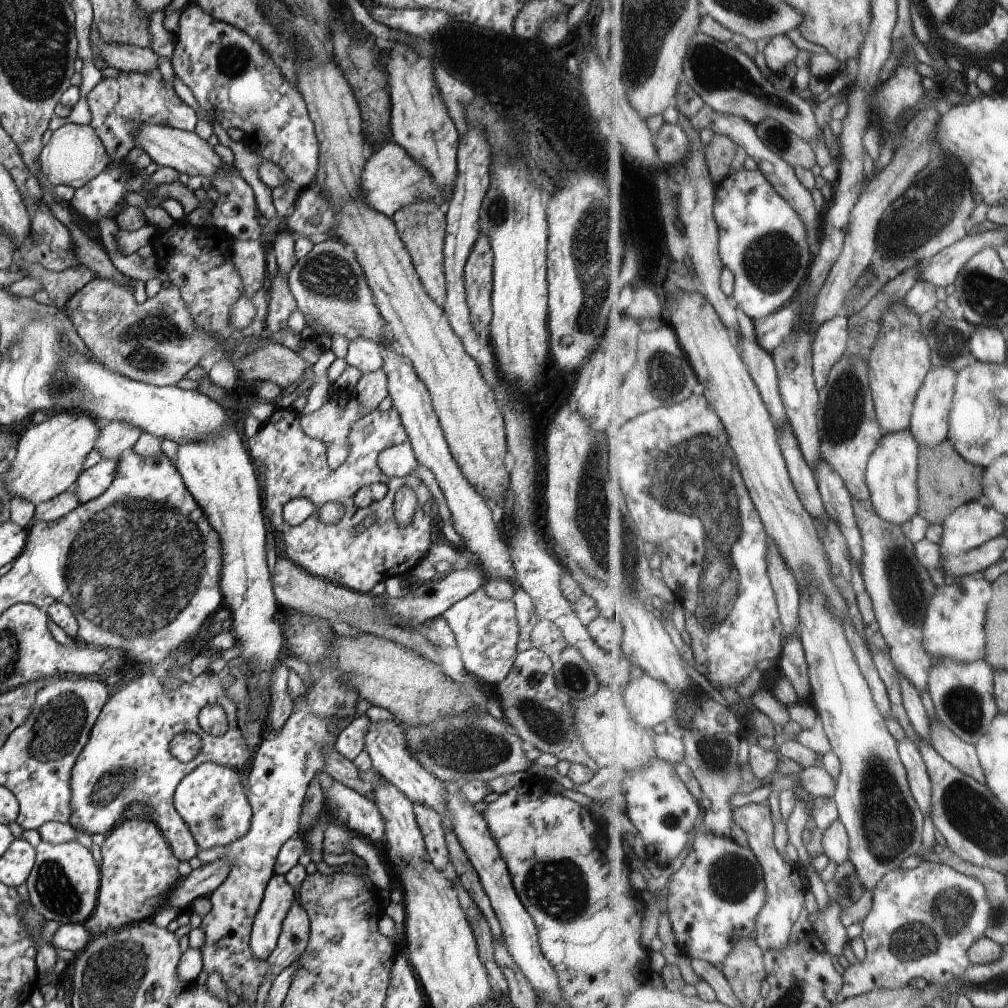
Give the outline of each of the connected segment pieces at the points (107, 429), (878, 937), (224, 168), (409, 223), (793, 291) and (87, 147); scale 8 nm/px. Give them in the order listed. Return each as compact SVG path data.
M109 422L102 425L100 435L94 444L102 460L119 460L126 451L132 450L142 430L126 422Z
M928 860L913 870L890 872L875 894L874 910L864 923L862 935L868 956L843 970L846 998L884 988L896 990L917 977L948 984L954 976L968 972L973 964L972 946L987 937L994 910L990 889L980 878Z
M142 124L138 134L136 134L136 126L134 126L134 146L140 147L150 156L153 168L170 167L190 177L200 175L209 179L212 176L222 176L222 172L228 172L228 170L239 174L233 164L226 164L216 154L214 147L208 144L204 138L200 138L196 132L186 132L186 130L178 130L168 126Z
M418 200L408 206L402 206L396 210L392 220L404 247L416 268L416 273L422 280L424 289L428 296L440 306L444 307L444 296L446 296L446 280L444 267L444 238L446 237L446 211L441 206L436 206L432 200Z
M743 167L734 172L717 186L717 194L716 215L722 228L722 259L735 274L734 298L743 311L752 319L761 319L795 303L800 297L801 289L808 284L815 262L808 224L802 214L776 190L776 186L761 169L748 170Z
M66 124L53 132L50 142L44 146L39 156L41 171L46 174L50 184L68 185L75 189L88 184L94 176L98 176L106 166L109 157L105 152L102 140L90 126Z

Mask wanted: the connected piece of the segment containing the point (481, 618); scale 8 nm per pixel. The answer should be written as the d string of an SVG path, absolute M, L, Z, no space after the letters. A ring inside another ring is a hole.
M480 586L450 606L441 617L452 630L466 671L476 676L478 682L495 688L508 676L519 654L517 644L520 632L516 622L516 606L511 599L492 599Z

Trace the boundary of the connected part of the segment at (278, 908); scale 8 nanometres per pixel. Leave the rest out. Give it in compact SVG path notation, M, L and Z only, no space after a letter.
M274 875L266 884L262 904L254 918L250 936L250 950L256 960L267 962L277 946L282 928L292 902L297 898L293 887L286 882L284 875Z

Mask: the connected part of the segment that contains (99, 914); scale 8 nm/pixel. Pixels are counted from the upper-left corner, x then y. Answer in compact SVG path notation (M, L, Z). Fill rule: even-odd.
M130 816L114 826L100 846L100 886L96 908L84 927L96 936L118 930L124 924L151 919L156 910L167 907L172 888L182 880L178 872L180 861L174 856L166 838L151 818Z

